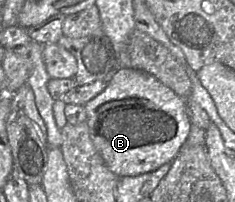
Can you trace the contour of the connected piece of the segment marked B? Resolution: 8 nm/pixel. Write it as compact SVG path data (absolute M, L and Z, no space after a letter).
M141 70L116 71L107 87L85 105L90 137L106 166L117 176L137 176L171 163L184 146L191 121L184 98Z

